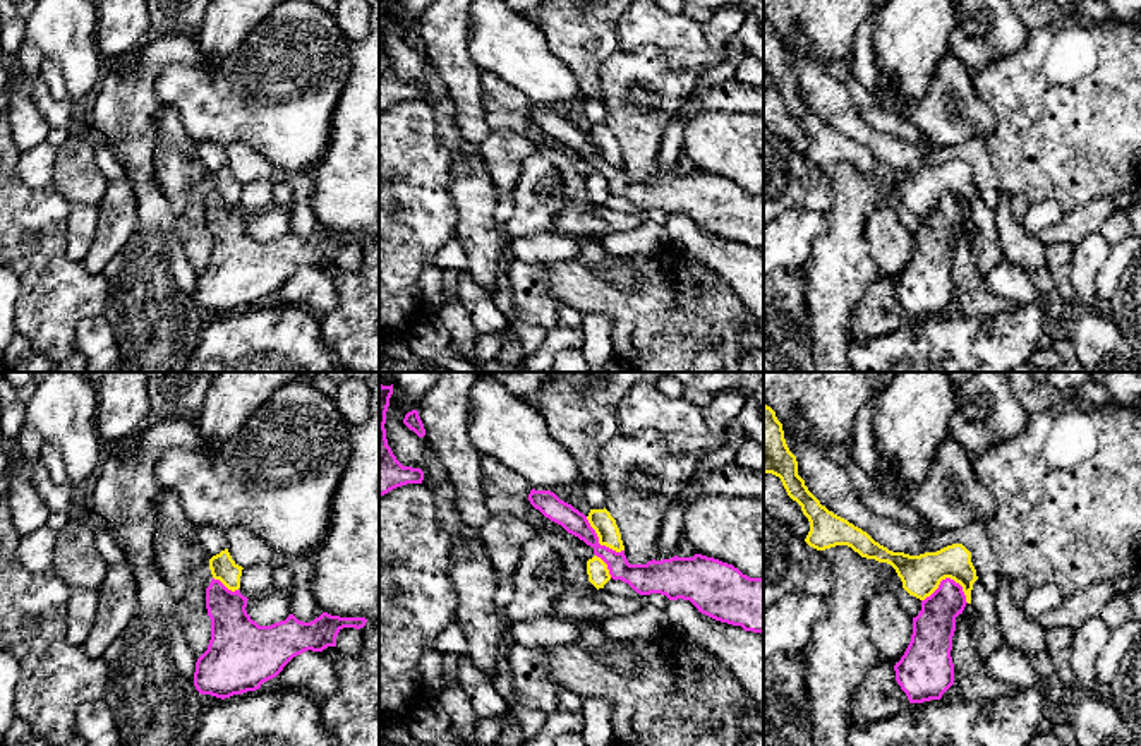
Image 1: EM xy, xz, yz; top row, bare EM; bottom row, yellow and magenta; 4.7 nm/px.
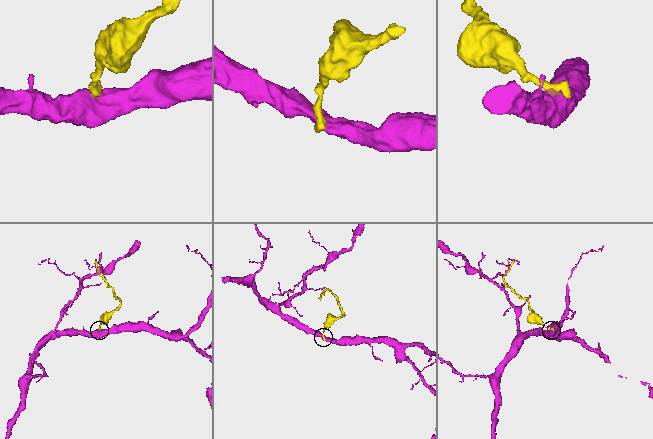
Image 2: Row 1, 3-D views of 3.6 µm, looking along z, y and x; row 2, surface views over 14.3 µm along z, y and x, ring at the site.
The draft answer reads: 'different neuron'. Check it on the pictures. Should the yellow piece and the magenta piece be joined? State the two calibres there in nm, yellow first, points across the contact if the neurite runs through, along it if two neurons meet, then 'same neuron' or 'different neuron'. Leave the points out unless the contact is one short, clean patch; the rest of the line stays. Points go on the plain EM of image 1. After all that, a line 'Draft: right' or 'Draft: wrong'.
190/190 nm | along yz (922, 216), (942, 196), (953, 194), (961, 203), (968, 218) | different neuron
Draft: right

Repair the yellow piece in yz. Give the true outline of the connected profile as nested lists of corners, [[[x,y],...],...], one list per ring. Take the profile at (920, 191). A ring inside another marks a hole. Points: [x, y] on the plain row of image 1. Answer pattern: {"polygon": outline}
{"polygon": [[[764,21],[764,89],[779,93],[788,111],[801,122],[810,137],[805,154],[810,163],[825,166],[848,161],[861,173],[887,178],[901,194],[903,204],[920,216],[930,213],[942,196],[951,194],[963,202],[966,218],[971,220],[971,206],[978,192],[971,168],[963,159],[920,171],[892,168],[861,144],[829,127],[798,91],[798,77],[786,60],[782,39],[767,21]]]}

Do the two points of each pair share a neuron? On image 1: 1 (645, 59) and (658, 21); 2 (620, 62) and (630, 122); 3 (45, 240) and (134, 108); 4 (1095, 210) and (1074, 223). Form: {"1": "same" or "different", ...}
{"1": "different", "2": "same", "3": "different", "4": "same"}

